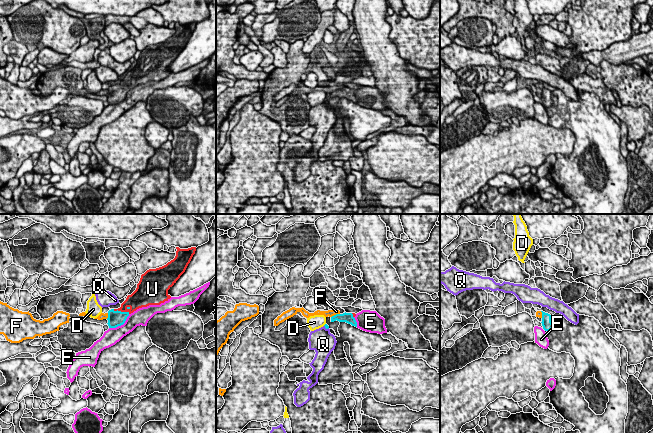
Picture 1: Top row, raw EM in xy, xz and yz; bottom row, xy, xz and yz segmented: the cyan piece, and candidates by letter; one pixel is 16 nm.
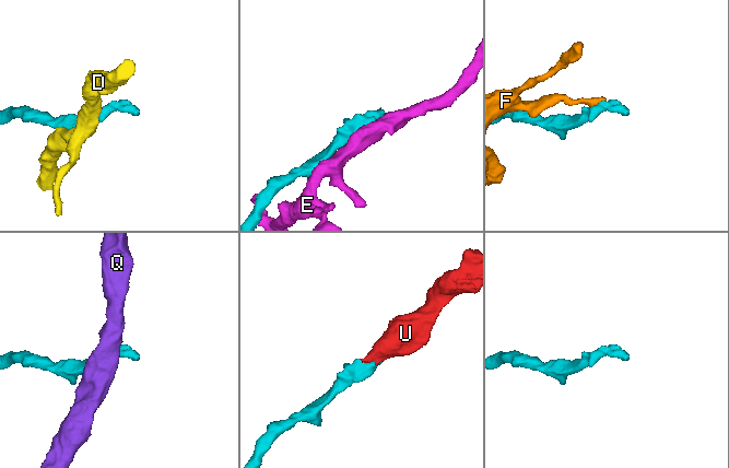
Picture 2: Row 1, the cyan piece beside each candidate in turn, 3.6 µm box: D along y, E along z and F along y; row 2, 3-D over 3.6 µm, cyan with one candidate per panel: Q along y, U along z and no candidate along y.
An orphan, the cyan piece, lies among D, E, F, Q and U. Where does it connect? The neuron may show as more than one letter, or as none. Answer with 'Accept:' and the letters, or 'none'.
Accept: U

